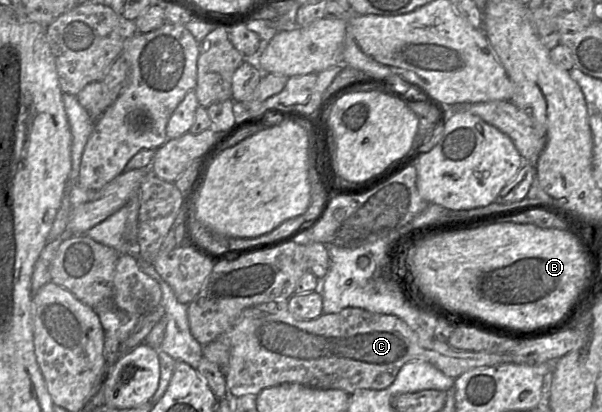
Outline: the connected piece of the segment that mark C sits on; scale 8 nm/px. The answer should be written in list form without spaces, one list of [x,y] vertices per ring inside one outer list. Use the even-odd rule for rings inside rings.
[[[288,300],[272,301],[245,309],[235,324],[217,340],[230,347],[230,361],[224,369],[228,396],[258,395],[263,389],[285,383],[298,383],[319,389],[340,389],[348,394],[359,389],[382,390],[395,380],[401,367],[410,361],[425,361],[446,376],[458,376],[480,367],[513,363],[511,354],[491,354],[456,350],[448,343],[422,339],[395,315],[348,307],[338,313],[322,314],[313,320],[299,320],[288,309]]]

